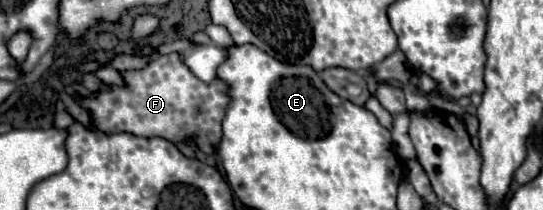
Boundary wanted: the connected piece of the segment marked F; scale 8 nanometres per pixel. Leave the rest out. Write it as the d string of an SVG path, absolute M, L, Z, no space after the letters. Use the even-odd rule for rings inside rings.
M177 52L169 56L159 56L147 68L131 70L131 72L125 72L123 76L125 76L127 86L111 86L109 92L99 92L99 98L83 100L83 106L91 112L93 124L101 132L105 134L133 132L135 136L161 136L169 142L177 142L177 140L193 136L205 154L215 152L215 144L221 138L223 110L227 106L227 86L223 86L223 82L219 80L213 80L211 84L201 82L199 78L191 74L191 70L187 70L187 66L183 66L183 60Z

